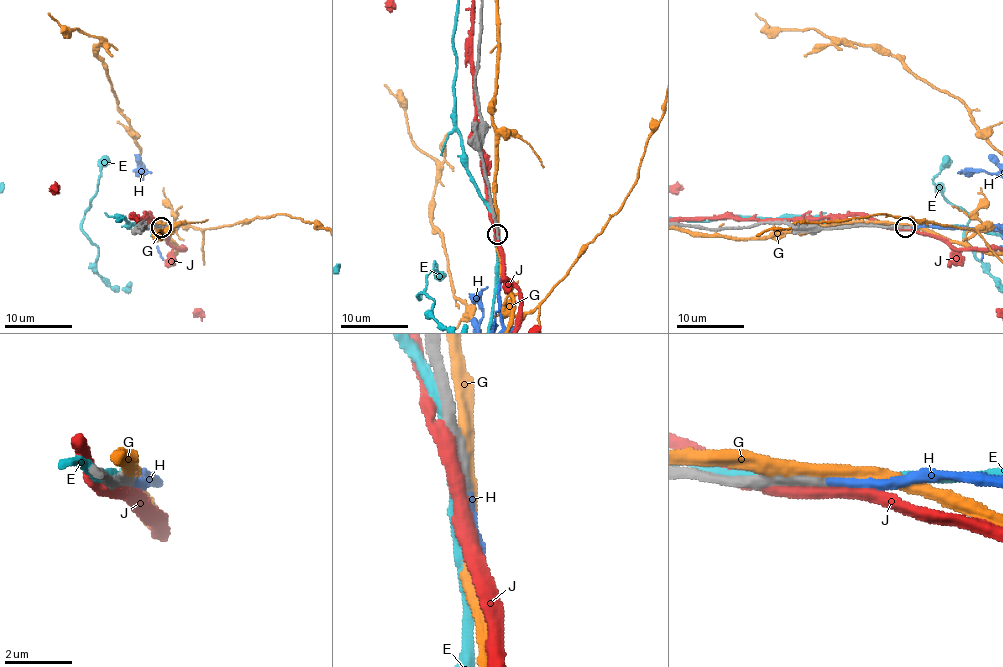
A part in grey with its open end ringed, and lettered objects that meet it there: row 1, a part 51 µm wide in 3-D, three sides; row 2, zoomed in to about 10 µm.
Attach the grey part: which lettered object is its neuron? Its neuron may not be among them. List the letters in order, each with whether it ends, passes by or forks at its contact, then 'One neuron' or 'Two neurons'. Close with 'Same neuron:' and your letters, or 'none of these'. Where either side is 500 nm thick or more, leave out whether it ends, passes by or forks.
E: It passes by. Two neurons
G: It passes by. Two neurons
H: It ends there. One neuron
J: It passes by. Two neurons
Same neuron: H

